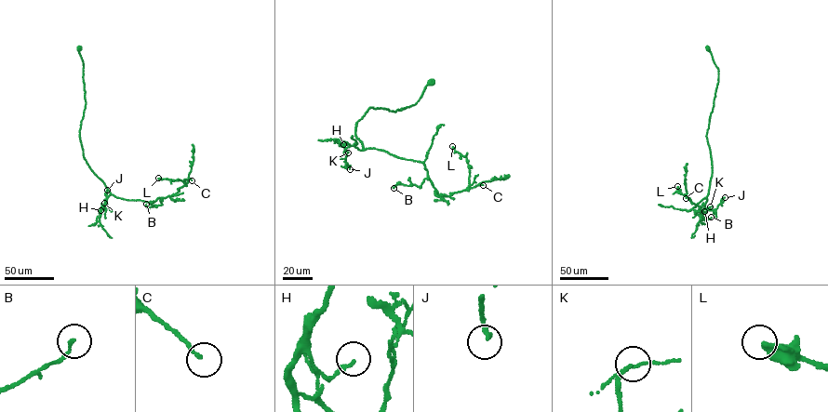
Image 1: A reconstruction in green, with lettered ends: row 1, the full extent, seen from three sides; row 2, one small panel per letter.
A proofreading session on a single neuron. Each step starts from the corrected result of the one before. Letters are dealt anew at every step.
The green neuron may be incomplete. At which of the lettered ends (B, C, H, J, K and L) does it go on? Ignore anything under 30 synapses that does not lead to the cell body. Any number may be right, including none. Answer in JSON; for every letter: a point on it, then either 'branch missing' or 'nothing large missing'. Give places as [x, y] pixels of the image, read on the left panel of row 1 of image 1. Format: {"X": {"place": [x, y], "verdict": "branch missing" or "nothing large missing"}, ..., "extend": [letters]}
{"B": {"place": [146, 204], "verdict": "nothing large missing"}, "C": {"place": [192, 180], "verdict": "nothing large missing"}, "H": {"place": [100, 210], "verdict": "nothing large missing"}, "J": {"place": [107, 190], "verdict": "nothing large missing"}, "K": {"place": [104, 203], "verdict": "nothing large missing"}, "L": {"place": [158, 178], "verdict": "nothing large missing"}, "extend": []}

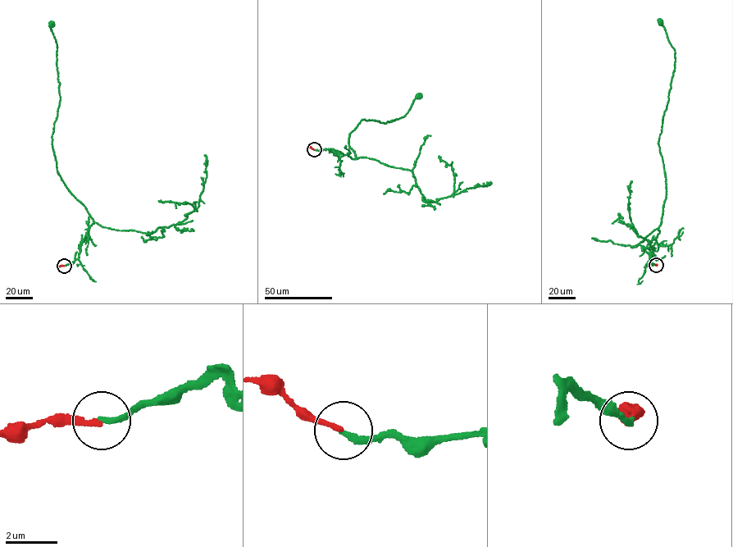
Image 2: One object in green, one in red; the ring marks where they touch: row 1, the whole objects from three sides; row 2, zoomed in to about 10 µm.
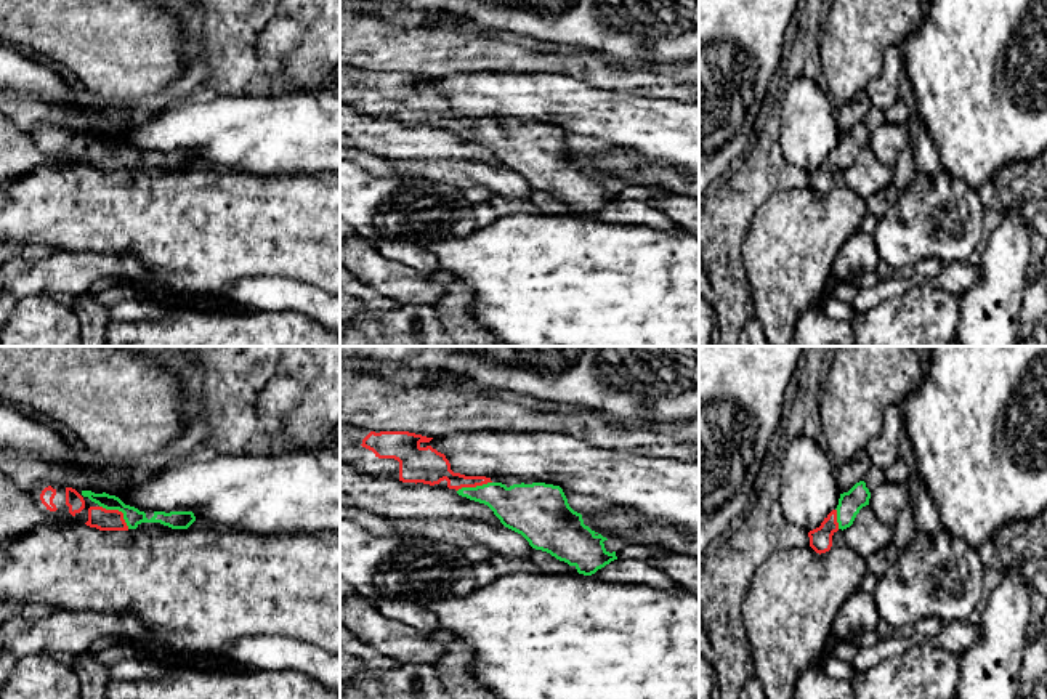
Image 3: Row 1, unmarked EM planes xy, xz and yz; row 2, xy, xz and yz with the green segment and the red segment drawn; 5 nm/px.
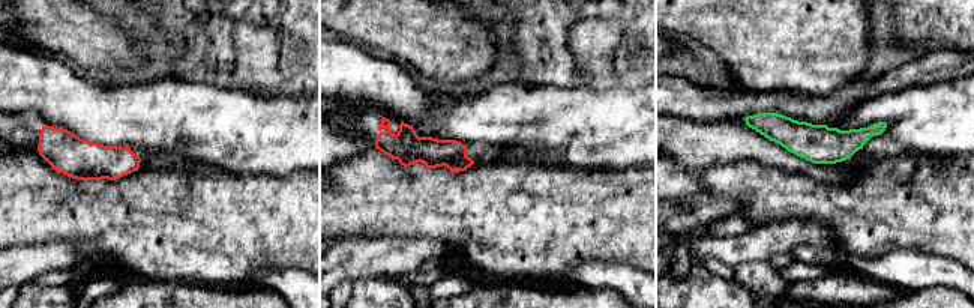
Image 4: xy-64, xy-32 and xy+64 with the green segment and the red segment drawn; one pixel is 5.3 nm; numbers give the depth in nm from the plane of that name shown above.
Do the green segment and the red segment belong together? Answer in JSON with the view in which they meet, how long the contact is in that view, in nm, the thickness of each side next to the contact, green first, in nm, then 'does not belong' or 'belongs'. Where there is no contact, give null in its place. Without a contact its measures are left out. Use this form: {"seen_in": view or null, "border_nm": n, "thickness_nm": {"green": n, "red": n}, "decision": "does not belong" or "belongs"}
{"seen_in": "xy", "border_nm": 190, "thickness_nm": {"green": 90, "red": 110}, "decision": "belongs"}

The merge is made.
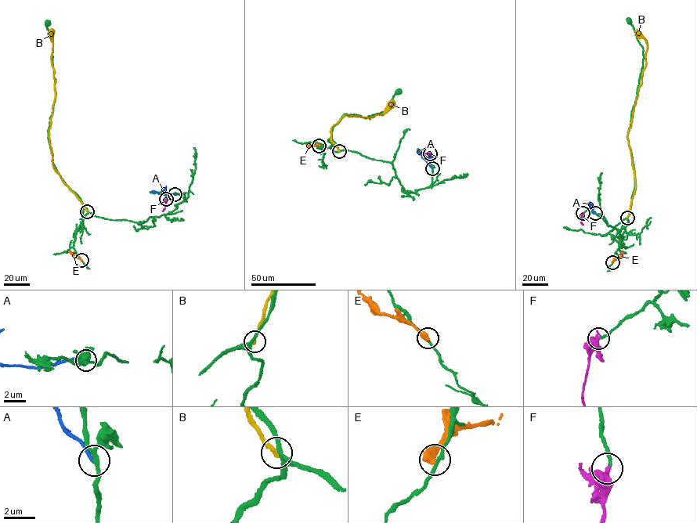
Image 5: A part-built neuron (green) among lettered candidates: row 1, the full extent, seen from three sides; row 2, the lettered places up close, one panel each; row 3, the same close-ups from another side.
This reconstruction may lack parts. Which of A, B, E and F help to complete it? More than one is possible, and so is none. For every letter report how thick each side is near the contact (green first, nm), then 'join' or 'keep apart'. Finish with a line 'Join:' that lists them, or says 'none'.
A: calibres 200 and 200 nm; keep apart
B: calibres 220 and 240 nm; keep apart
E: calibres 200 and 600 nm; keep apart
F: calibres 200 and 480 nm; join
Join: F

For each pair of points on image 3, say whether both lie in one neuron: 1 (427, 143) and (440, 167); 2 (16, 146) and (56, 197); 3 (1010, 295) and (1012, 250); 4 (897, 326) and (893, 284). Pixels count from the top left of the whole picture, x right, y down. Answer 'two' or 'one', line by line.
1: two
2: two
3: one
4: two

